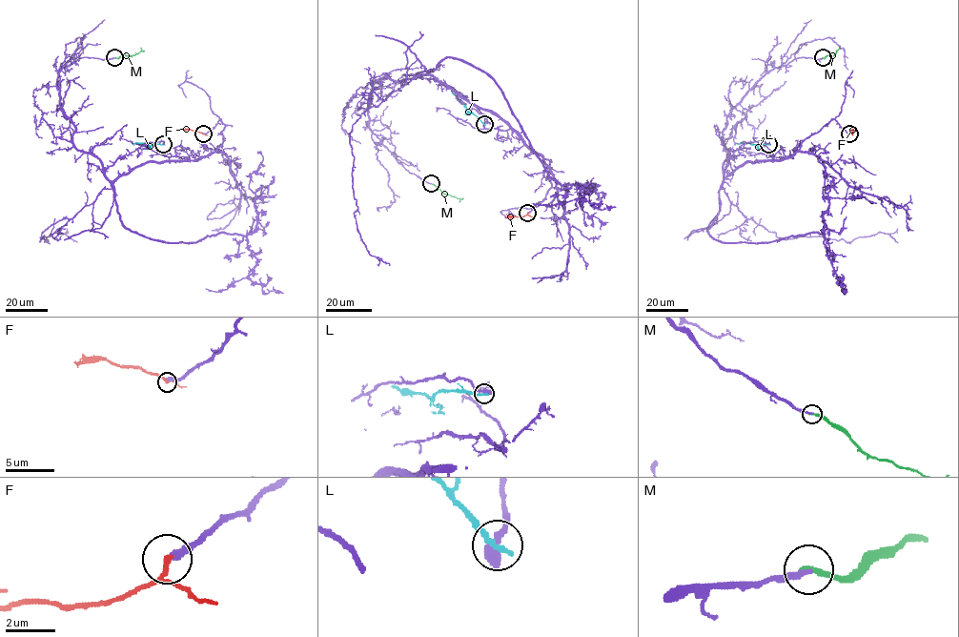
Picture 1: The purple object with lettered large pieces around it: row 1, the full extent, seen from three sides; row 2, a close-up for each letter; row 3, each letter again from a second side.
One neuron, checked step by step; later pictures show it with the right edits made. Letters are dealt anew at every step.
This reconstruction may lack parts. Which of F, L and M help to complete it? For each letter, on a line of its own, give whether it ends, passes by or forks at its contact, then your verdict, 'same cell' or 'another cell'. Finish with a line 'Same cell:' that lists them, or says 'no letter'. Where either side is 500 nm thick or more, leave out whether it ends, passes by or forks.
F: it passes by; another cell
L: it ends; another cell
M: it ends; same cell
Same cell: M

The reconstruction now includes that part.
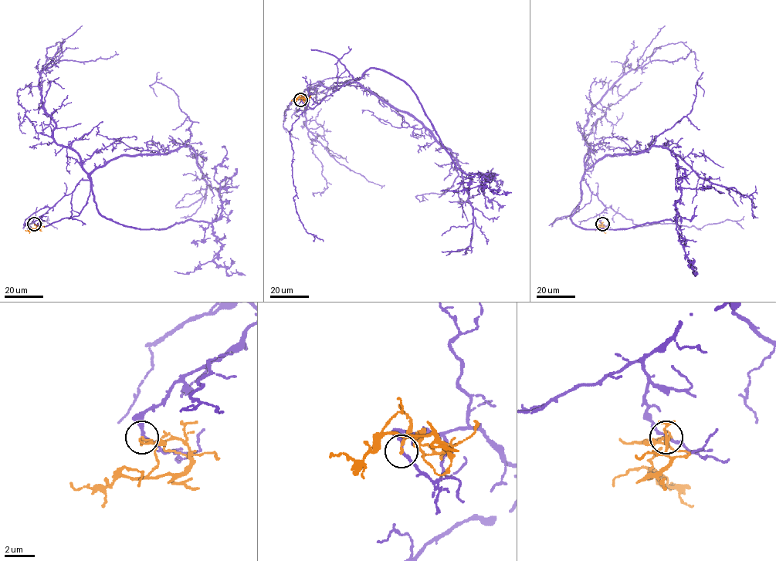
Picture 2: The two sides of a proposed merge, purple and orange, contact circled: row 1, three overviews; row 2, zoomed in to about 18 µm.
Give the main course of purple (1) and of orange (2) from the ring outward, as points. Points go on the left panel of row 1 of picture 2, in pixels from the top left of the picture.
1: (34, 224), (81, 180), (90, 182), (98, 211), (126, 225), (213, 222), (221, 204), (215, 167), (225, 146)
2: (34, 224), (35, 229), (25, 230)

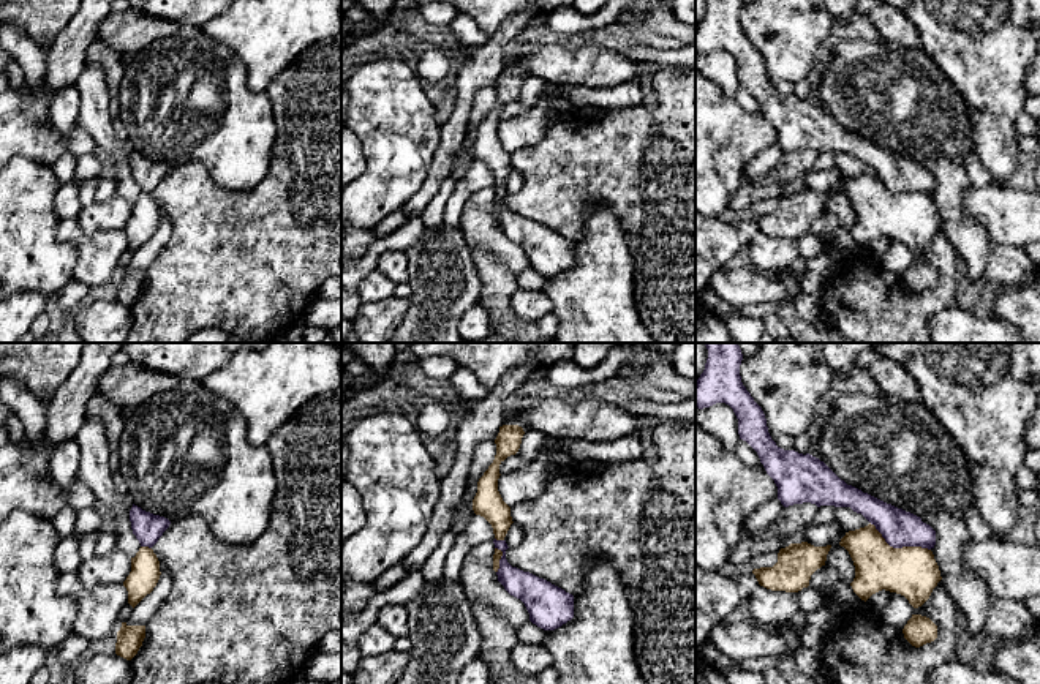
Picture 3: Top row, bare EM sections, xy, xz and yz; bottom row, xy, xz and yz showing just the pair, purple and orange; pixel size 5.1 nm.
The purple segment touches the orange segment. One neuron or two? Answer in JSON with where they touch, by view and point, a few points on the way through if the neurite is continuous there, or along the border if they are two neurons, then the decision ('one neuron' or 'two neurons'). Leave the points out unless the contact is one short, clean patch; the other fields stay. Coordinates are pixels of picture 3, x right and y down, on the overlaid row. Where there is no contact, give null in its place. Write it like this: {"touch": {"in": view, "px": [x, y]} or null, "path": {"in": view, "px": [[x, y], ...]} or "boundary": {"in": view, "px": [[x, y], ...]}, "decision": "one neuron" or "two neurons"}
{"touch": {"in": "yz", "px": [898, 547]}, "boundary": {"in": "yz", "px": [[870, 522], [893, 547], [926, 547], [930, 550]]}, "decision": "two neurons"}

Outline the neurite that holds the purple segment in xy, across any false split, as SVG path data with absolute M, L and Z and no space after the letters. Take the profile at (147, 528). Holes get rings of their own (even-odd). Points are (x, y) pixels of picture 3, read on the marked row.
M134 505L130 510L131 529L141 547L152 548L163 532L169 528L171 521L164 517L153 515Z

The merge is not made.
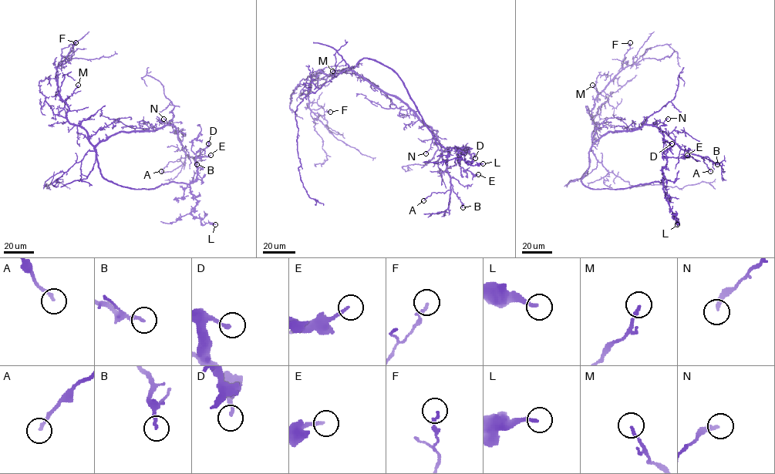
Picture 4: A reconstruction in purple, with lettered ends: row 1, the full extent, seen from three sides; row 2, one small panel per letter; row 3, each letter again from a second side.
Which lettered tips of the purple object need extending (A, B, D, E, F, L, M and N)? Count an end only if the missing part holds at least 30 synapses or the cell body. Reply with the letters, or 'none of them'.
none of them

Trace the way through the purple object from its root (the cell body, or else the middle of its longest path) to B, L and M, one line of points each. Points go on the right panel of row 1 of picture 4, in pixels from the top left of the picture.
B: (590, 160), (590, 149), (602, 135), (651, 125), (664, 131), (680, 148), (702, 158), (708, 156), (717, 164)
L: (590, 160), (581, 181), (591, 188), (623, 189), (663, 183), (665, 198), (677, 224)
M: (590, 160), (591, 132), (596, 126), (591, 118), (600, 105), (608, 99), (592, 85)

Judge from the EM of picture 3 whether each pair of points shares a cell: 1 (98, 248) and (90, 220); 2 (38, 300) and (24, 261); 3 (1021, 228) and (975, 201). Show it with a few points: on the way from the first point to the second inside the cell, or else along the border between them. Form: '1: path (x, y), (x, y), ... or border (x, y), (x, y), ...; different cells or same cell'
1: border (73, 220), (84, 233), (122, 228); different cells
2: border (16, 293), (37, 291), (51, 299); different cells
3: path (1010, 217), (1001, 209), (987, 204); same cell

